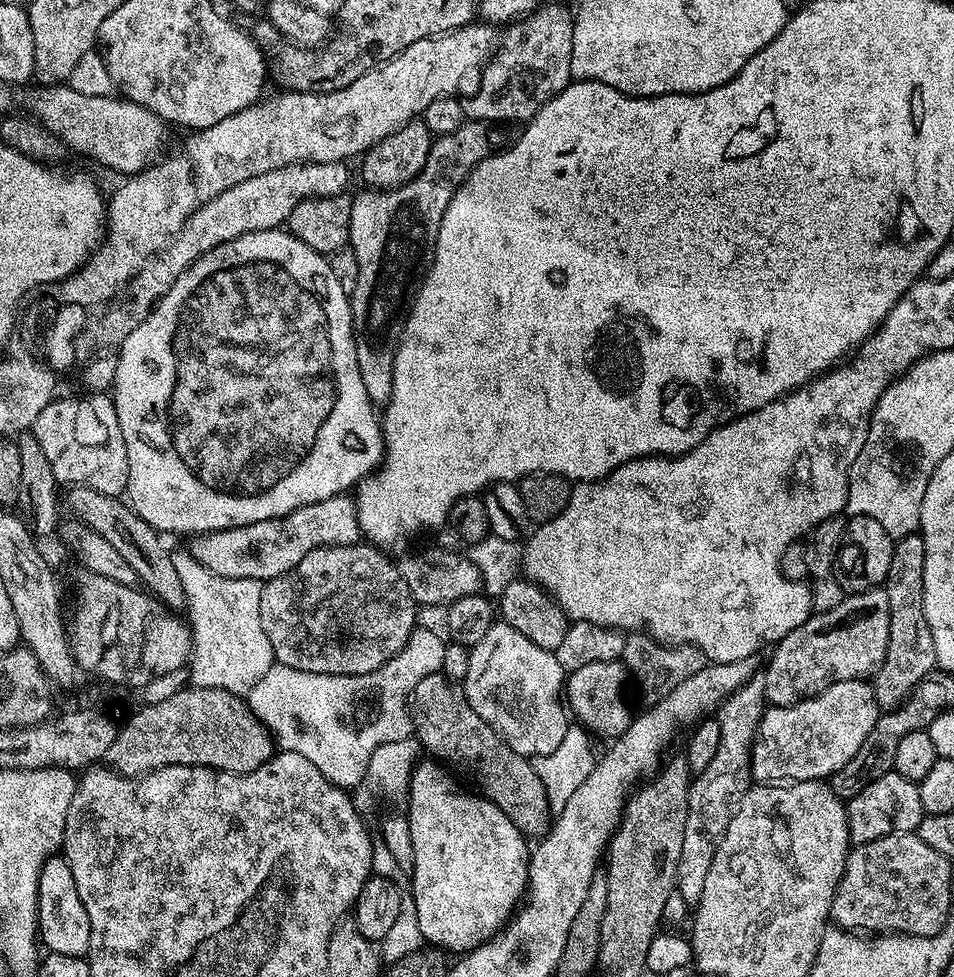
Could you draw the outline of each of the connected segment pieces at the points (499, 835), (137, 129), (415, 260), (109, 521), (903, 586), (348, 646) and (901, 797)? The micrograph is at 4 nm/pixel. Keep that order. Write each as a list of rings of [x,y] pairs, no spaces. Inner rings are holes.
[[[432,758],[424,759],[412,772],[406,797],[406,817],[414,848],[410,891],[418,914],[418,930],[422,930],[429,945],[445,953],[467,954],[497,935],[525,899],[530,844],[494,802],[467,787],[460,788],[461,781],[443,763]]]
[[[64,82],[35,87],[28,92],[31,115],[57,136],[65,149],[93,156],[98,163],[123,174],[141,172],[161,155],[166,124],[146,106],[138,106],[119,95],[78,94],[78,90]]]
[[[465,119],[464,124],[454,130],[454,134],[433,139],[426,166],[422,166],[420,173],[410,183],[387,190],[363,190],[364,192],[352,196],[348,244],[354,250],[354,258],[358,258],[358,286],[354,286],[350,294],[352,333],[358,354],[358,371],[362,374],[366,394],[373,405],[383,406],[390,398],[394,358],[400,345],[400,335],[408,311],[412,309],[412,301],[416,299],[416,291],[420,289],[420,284],[432,265],[442,214],[446,214],[450,198],[454,198],[465,178],[490,155],[488,130],[489,125],[485,121]]]
[[[72,486],[67,489],[66,508],[81,524],[88,525],[102,538],[106,538],[123,560],[134,570],[139,583],[166,608],[180,610],[188,603],[182,590],[182,578],[178,578],[178,570],[174,570],[172,552],[163,544],[161,533],[156,532],[132,509],[131,504],[115,496],[107,496],[98,490],[90,490],[86,486]]]
[[[919,531],[899,537],[893,543],[886,591],[890,598],[890,642],[886,646],[886,658],[871,677],[874,698],[878,698],[881,712],[898,710],[910,698],[918,682],[933,675],[937,667],[934,654],[934,634],[926,622],[924,609],[924,571],[926,570],[926,542]]]
[[[367,543],[343,544],[342,546],[326,546],[318,550],[310,550],[298,566],[294,566],[286,574],[282,574],[273,580],[263,581],[262,602],[260,603],[260,617],[262,618],[262,630],[266,630],[266,638],[270,638],[272,654],[277,664],[285,664],[294,670],[306,670],[314,674],[368,674],[370,670],[376,670],[394,654],[406,646],[412,631],[418,627],[418,605],[410,594],[410,586],[402,582],[402,574],[399,567],[391,560],[391,555],[385,554],[381,549]]]
[[[890,771],[882,778],[870,782],[852,800],[847,801],[848,839],[853,845],[874,842],[883,836],[898,836],[902,832],[915,833],[926,815],[917,781],[902,778],[902,774]]]

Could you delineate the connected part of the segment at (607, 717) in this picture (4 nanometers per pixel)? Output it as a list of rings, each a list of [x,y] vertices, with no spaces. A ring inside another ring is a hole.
[[[623,659],[578,666],[578,670],[567,673],[566,676],[567,711],[574,717],[575,723],[589,733],[597,732],[600,736],[608,736],[607,738],[626,734],[634,719],[634,712],[628,709],[628,704],[624,701],[624,683],[627,685],[629,680]]]

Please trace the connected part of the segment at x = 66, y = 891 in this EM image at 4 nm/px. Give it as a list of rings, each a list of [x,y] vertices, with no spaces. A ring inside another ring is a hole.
[[[63,855],[51,856],[42,866],[42,874],[38,882],[38,940],[45,944],[48,952],[70,954],[71,956],[87,957],[90,950],[90,918],[86,918],[86,906],[82,906],[82,898],[78,898],[78,886],[74,886],[74,874],[70,874],[70,866]]]

